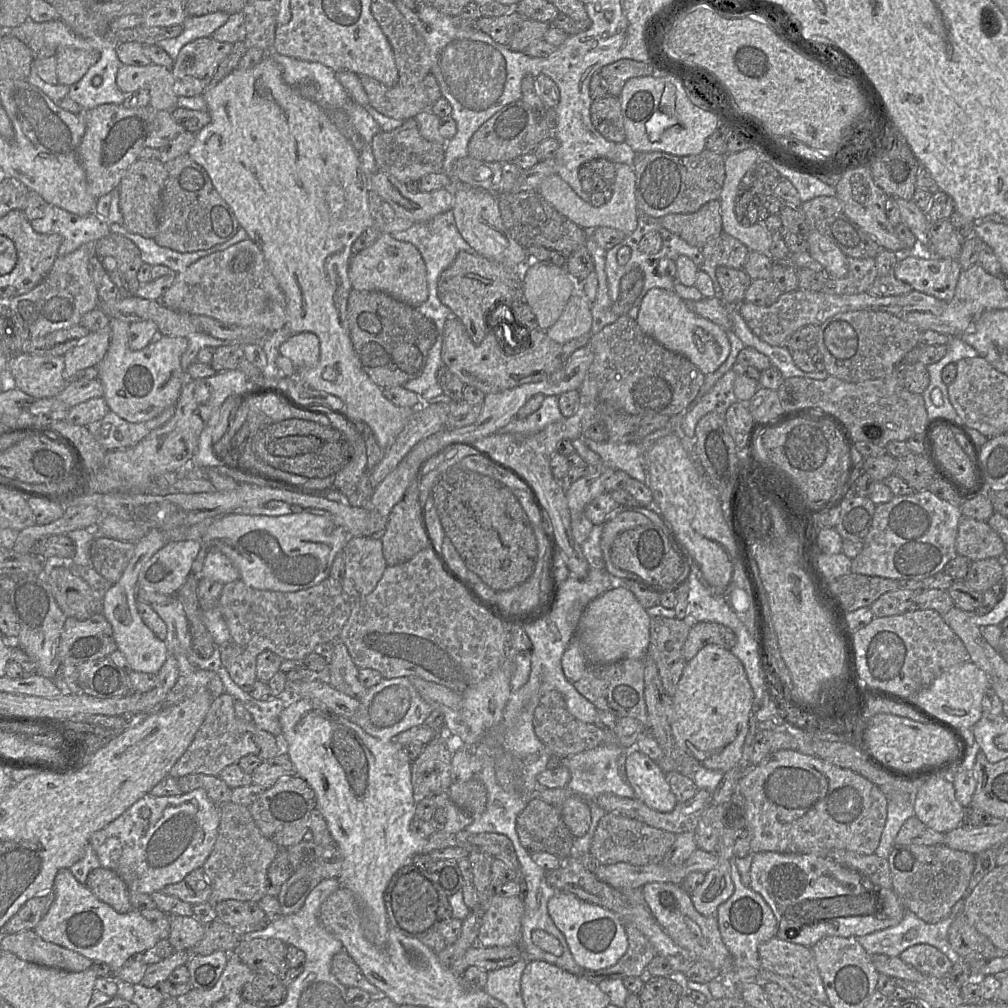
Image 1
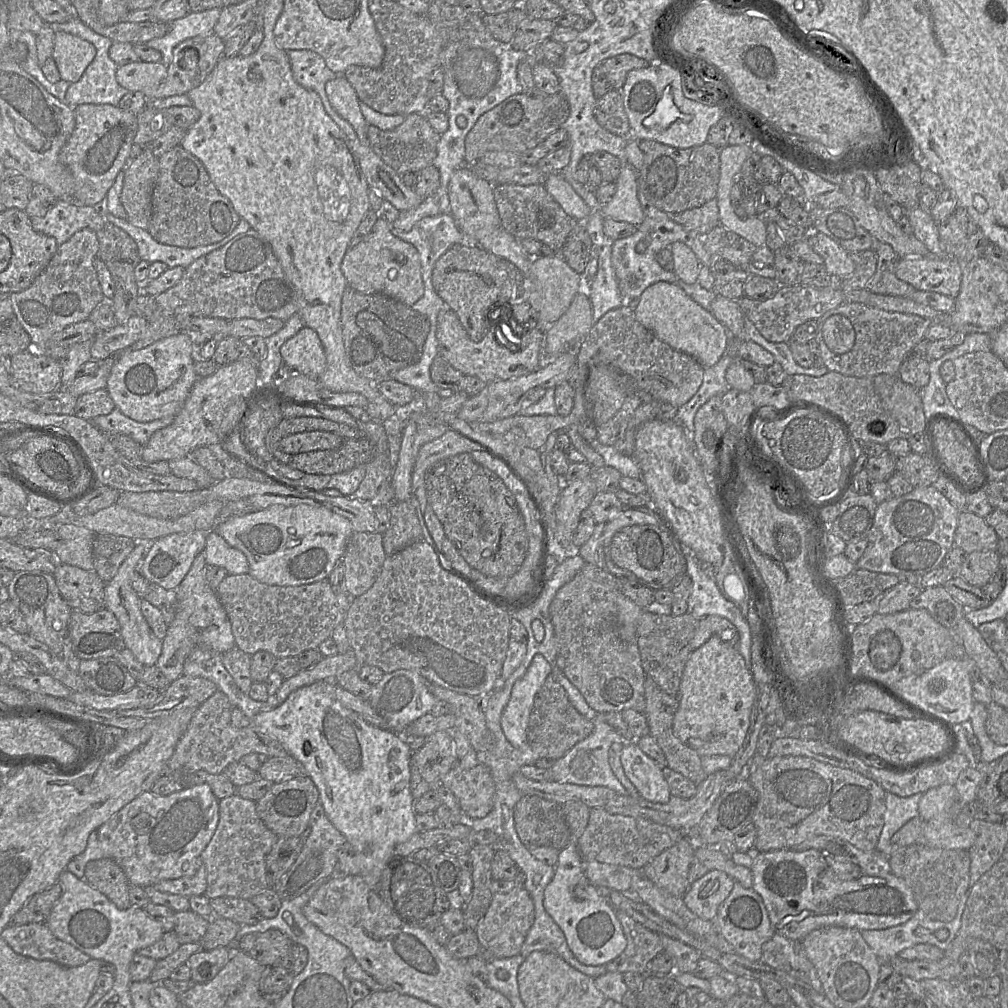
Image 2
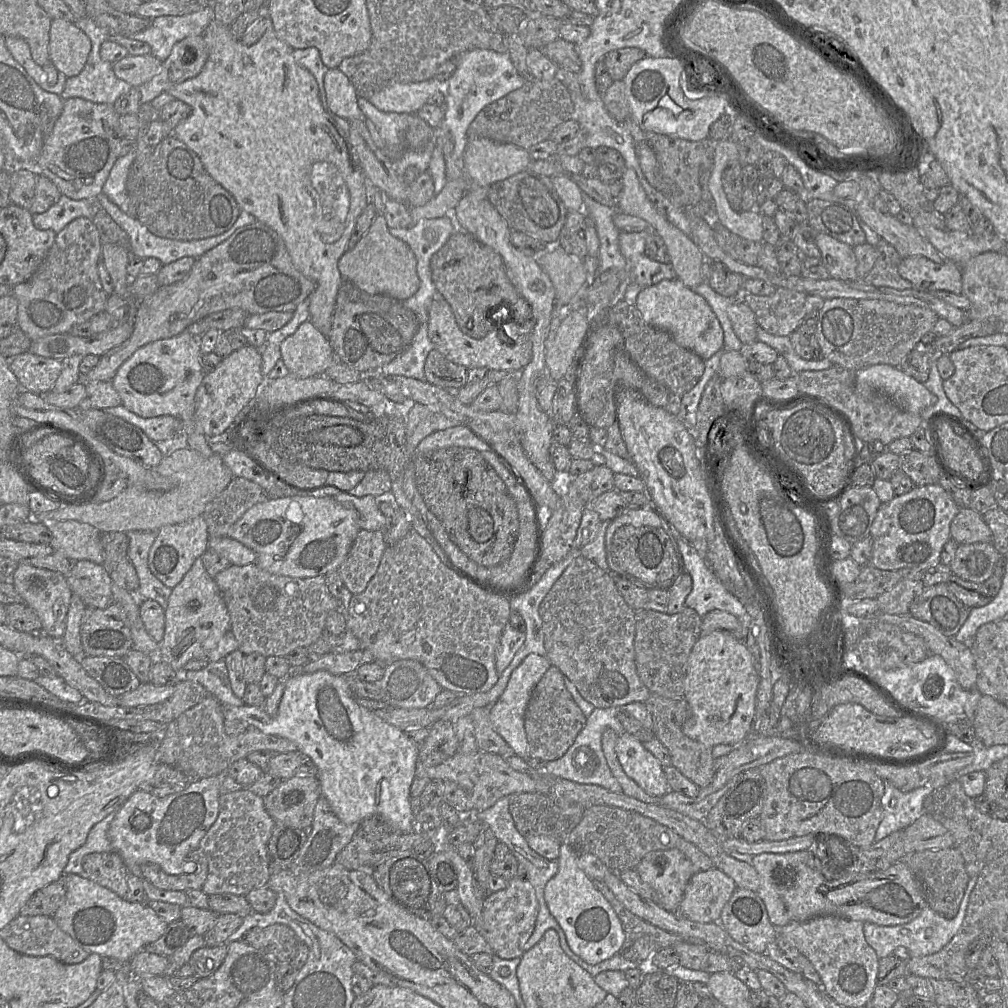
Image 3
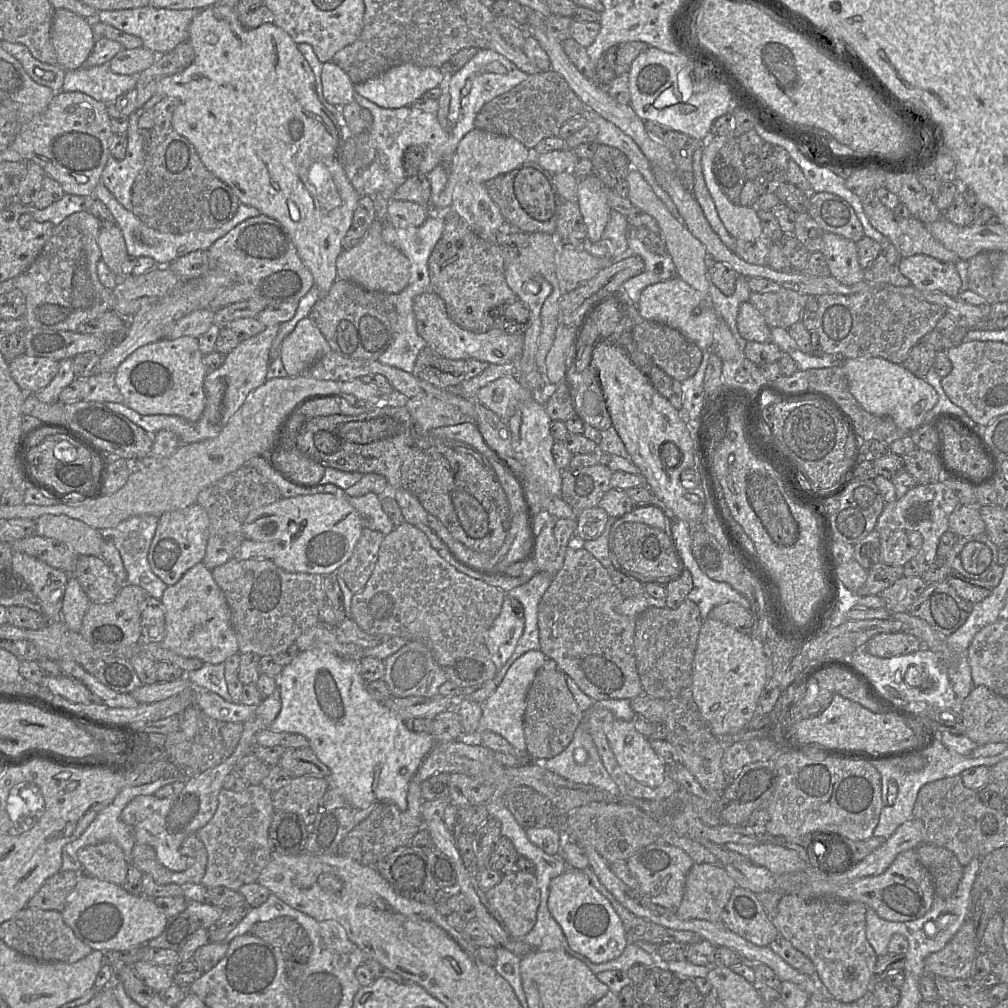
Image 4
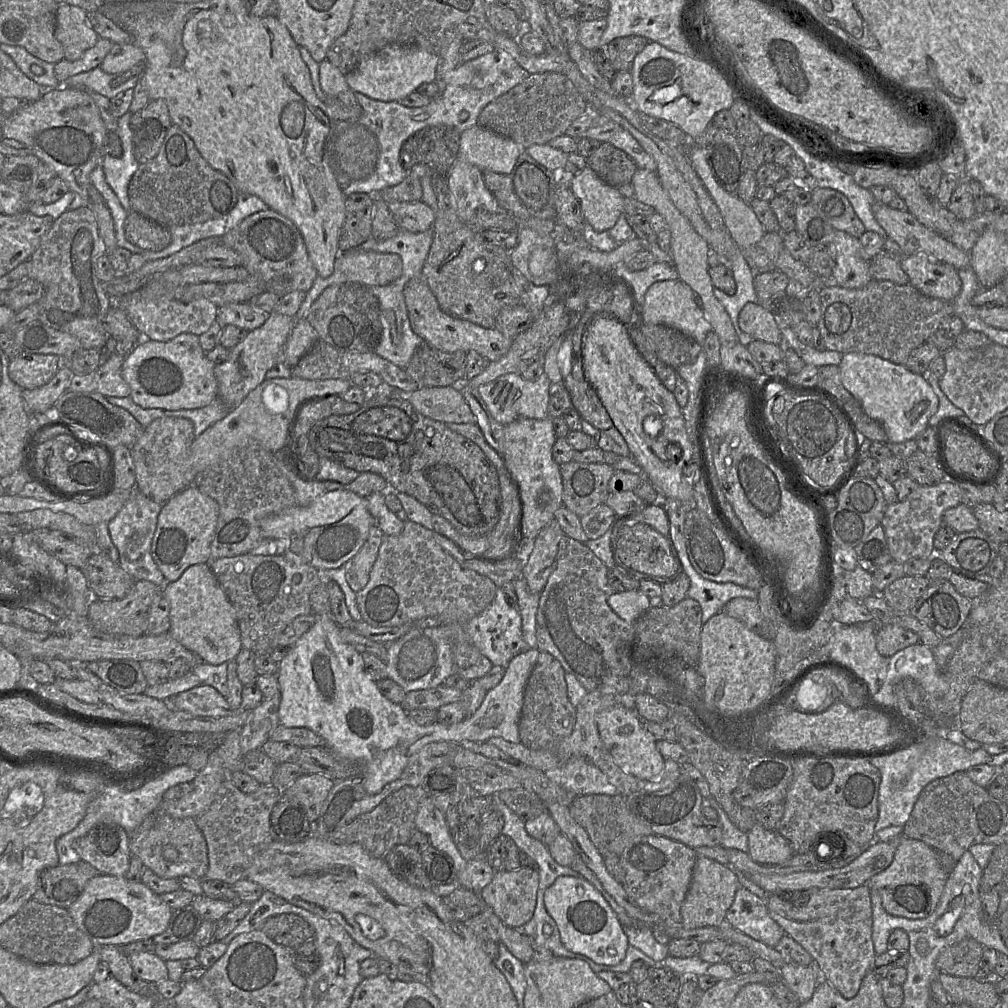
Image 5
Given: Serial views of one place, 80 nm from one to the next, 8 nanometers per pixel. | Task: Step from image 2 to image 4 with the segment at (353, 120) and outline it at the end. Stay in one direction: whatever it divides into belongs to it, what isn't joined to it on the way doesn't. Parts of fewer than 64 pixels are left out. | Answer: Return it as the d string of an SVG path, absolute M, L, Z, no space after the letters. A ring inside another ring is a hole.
M326 62L321 72L323 96L330 104L342 108L354 101L355 85L335 63Z

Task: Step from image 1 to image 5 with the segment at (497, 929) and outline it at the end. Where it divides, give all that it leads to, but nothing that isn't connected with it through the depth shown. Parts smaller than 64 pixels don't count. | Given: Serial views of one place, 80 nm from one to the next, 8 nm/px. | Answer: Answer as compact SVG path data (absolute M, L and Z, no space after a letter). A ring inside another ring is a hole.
M536 869L495 871L492 881L482 889L481 897L506 926L517 928L532 918L538 886Z

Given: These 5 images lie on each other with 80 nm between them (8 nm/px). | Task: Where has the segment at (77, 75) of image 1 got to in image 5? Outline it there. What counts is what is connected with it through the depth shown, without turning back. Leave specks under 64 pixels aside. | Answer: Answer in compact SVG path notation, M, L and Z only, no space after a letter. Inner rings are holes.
M70 4L58 6L54 34L63 47L63 59L68 61L80 59L99 38L91 25L88 13Z

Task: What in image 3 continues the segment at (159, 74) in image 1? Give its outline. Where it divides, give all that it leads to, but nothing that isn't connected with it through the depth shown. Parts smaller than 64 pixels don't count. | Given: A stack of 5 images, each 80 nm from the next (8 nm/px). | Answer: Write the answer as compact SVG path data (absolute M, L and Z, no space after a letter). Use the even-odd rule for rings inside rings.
M153 54L133 56L128 55L113 63L115 75L132 87L139 86L150 81L162 68L162 61Z

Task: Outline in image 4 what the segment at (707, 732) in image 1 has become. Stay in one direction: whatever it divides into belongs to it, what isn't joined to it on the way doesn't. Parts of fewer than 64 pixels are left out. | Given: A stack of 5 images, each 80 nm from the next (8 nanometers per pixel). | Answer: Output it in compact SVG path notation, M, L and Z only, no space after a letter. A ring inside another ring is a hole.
M711 618L704 619L698 635L696 650L692 664L691 695L701 718L708 724L711 733L719 739L727 739L727 737L743 731L758 713L758 702L766 684L767 656L764 653L763 646L760 641L753 638L751 634L742 633L735 629L733 626L730 626L722 621Z

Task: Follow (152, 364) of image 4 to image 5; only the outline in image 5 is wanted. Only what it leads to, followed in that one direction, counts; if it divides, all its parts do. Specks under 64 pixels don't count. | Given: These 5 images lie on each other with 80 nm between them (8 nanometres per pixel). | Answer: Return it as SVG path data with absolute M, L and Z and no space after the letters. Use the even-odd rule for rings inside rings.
M181 333L170 341L143 338L127 354L122 365L122 377L130 386L130 397L142 408L165 410L197 409L218 398L218 383L211 362L199 341L199 336Z

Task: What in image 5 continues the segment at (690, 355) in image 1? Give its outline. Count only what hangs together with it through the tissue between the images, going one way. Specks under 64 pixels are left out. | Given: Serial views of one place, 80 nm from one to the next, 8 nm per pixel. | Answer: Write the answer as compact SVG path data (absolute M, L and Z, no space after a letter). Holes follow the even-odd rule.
M680 279L653 283L647 290L642 306L638 305L644 324L664 325L676 329L702 345L712 330L699 304L696 293Z

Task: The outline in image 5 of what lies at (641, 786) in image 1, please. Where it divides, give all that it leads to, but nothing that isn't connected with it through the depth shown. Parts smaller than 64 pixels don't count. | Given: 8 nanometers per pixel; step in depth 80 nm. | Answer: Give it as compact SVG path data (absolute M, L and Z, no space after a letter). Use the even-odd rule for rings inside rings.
M620 704L599 712L596 723L600 738L613 757L614 762L627 774L648 781L659 781L664 759L656 747L656 740L642 725L635 709Z

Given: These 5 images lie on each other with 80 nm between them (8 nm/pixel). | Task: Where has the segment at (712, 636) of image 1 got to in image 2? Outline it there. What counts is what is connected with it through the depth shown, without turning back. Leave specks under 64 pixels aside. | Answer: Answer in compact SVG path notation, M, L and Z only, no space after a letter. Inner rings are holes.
M709 615L698 623L694 636L690 641L691 652L703 645L712 636L719 636L731 645L736 645L739 640L736 627L728 619L717 615Z

